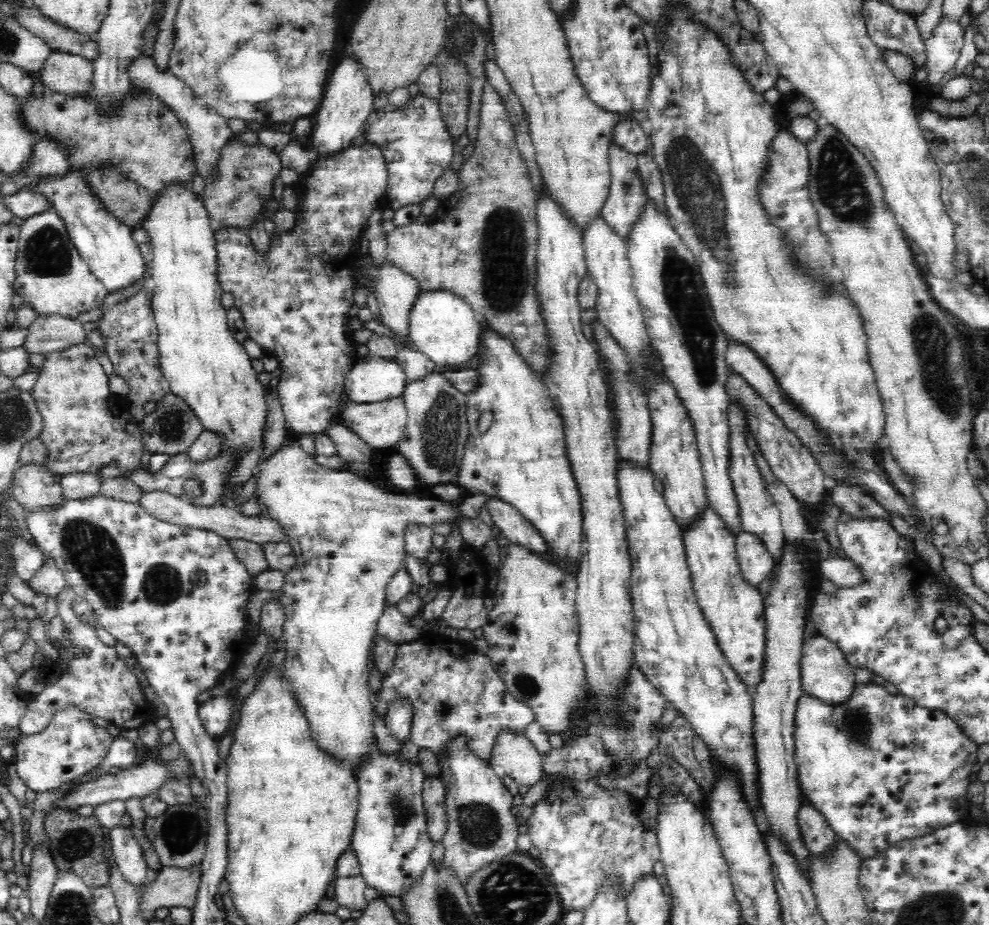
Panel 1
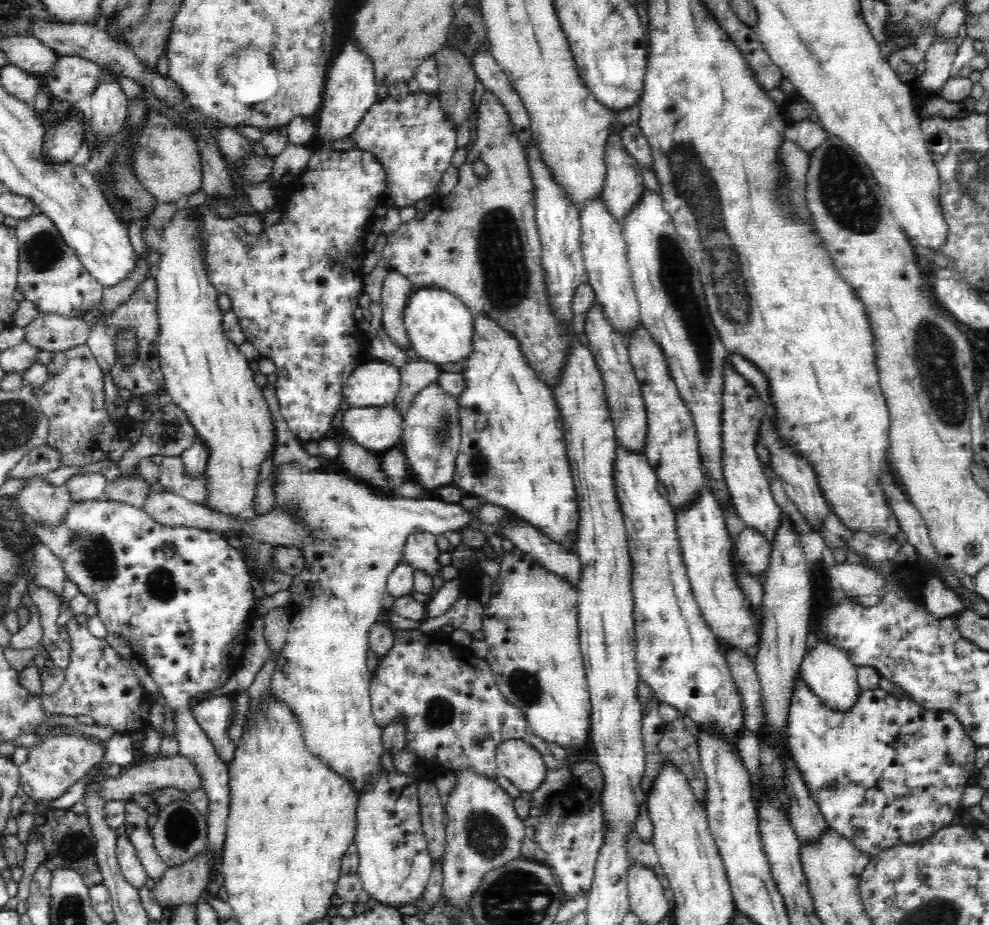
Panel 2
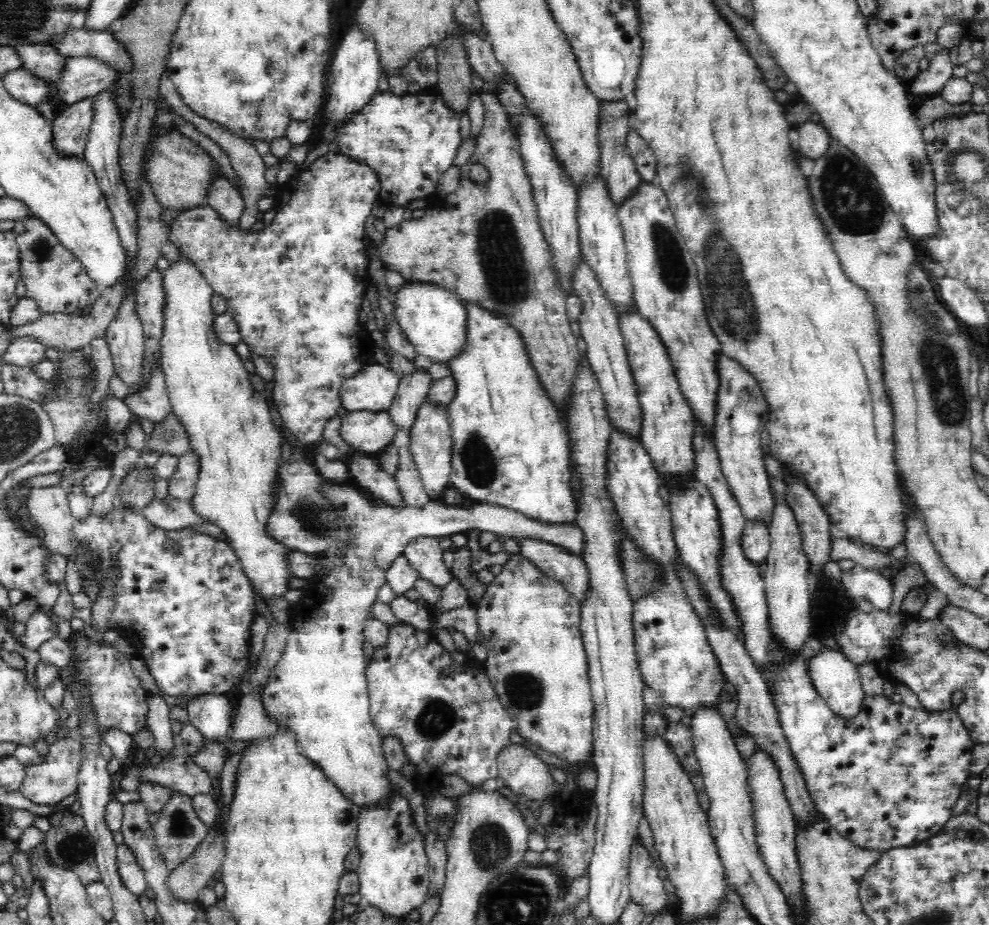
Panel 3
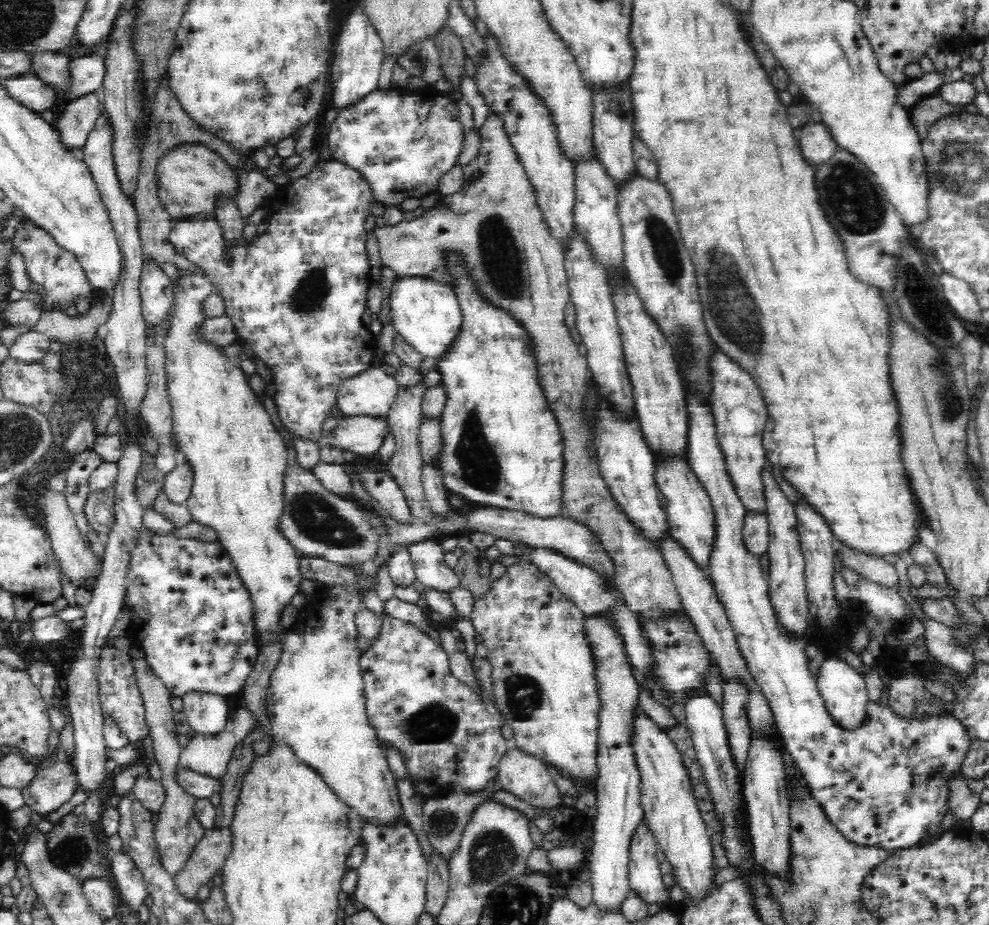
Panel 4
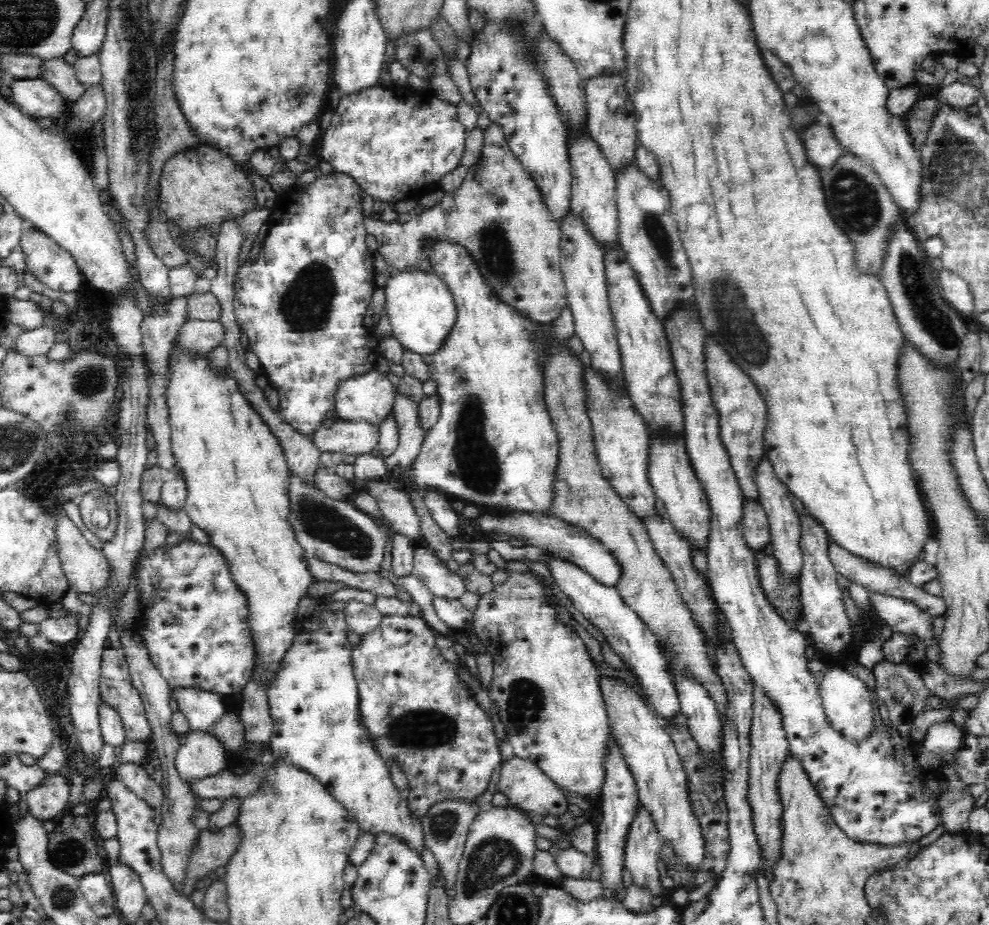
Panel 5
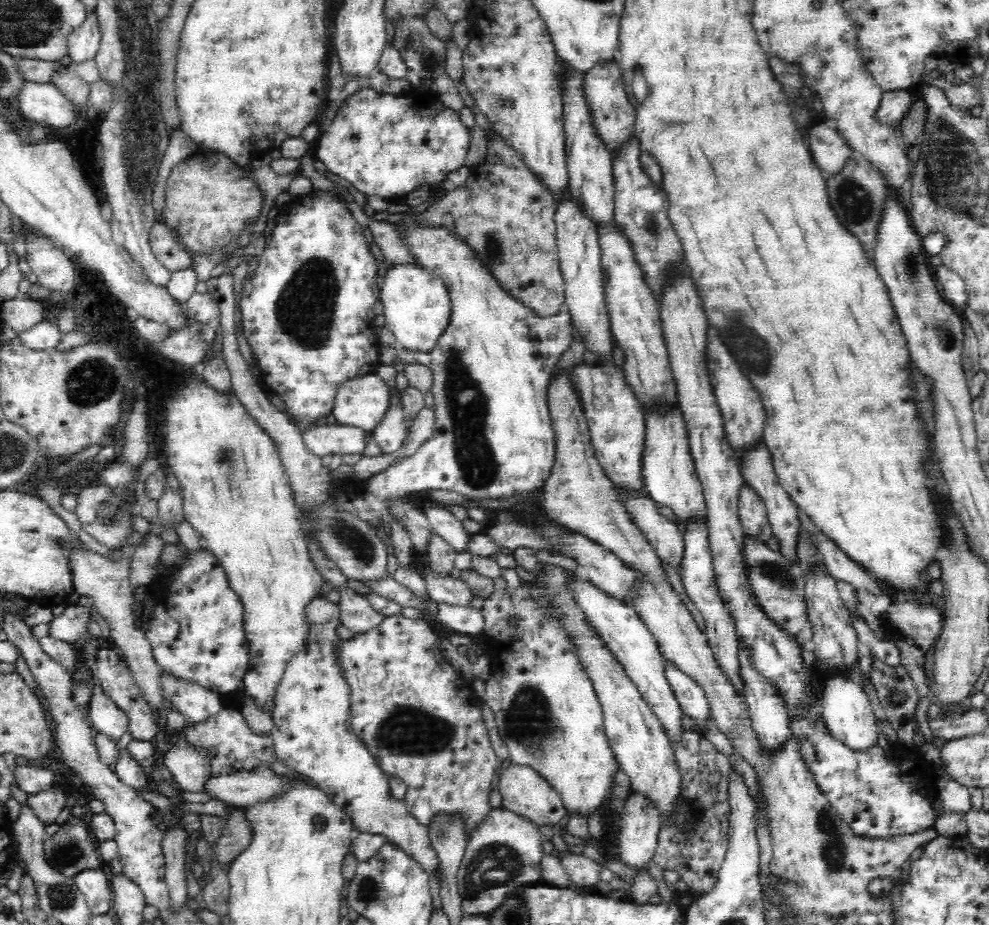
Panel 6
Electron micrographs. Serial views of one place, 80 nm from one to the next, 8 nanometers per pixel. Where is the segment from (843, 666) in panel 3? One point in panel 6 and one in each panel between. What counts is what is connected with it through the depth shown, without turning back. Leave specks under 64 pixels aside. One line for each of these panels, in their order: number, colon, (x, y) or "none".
4: (843, 689)
5: (847, 704)
6: (844, 706)

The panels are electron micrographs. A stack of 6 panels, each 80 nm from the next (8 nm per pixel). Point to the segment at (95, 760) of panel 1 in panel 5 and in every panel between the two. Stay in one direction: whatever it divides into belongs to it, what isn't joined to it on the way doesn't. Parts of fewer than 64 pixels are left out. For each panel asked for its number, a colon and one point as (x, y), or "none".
2: (52, 765)
3: (47, 784)
4: (51, 787)
5: (47, 800)

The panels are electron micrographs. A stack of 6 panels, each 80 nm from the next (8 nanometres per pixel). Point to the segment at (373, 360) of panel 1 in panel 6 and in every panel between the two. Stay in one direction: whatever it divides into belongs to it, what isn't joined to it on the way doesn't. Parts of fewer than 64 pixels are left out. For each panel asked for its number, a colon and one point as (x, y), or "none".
2: (374, 383)
3: (373, 389)
4: (373, 392)
5: (369, 397)
6: (362, 402)

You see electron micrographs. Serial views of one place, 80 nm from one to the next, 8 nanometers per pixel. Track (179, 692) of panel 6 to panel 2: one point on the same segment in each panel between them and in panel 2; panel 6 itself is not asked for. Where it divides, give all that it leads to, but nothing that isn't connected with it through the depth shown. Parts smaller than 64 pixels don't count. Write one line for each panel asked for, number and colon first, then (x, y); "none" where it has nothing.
2: (214, 715)
3: (211, 714)
4: (206, 713)
5: (202, 709)

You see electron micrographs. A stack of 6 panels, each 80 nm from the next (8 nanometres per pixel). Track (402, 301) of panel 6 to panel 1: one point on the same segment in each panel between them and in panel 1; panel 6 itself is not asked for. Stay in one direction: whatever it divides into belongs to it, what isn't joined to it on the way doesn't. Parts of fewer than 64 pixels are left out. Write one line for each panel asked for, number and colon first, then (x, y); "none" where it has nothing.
1: (443, 326)
2: (440, 327)
3: (434, 319)
4: (425, 313)
5: (420, 308)

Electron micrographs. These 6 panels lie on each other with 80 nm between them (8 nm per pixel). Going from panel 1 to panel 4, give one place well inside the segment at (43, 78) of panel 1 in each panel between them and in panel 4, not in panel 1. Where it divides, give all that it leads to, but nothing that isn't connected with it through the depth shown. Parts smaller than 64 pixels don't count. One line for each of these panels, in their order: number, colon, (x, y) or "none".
2: (71, 78)
3: (83, 77)
4: (87, 72)

